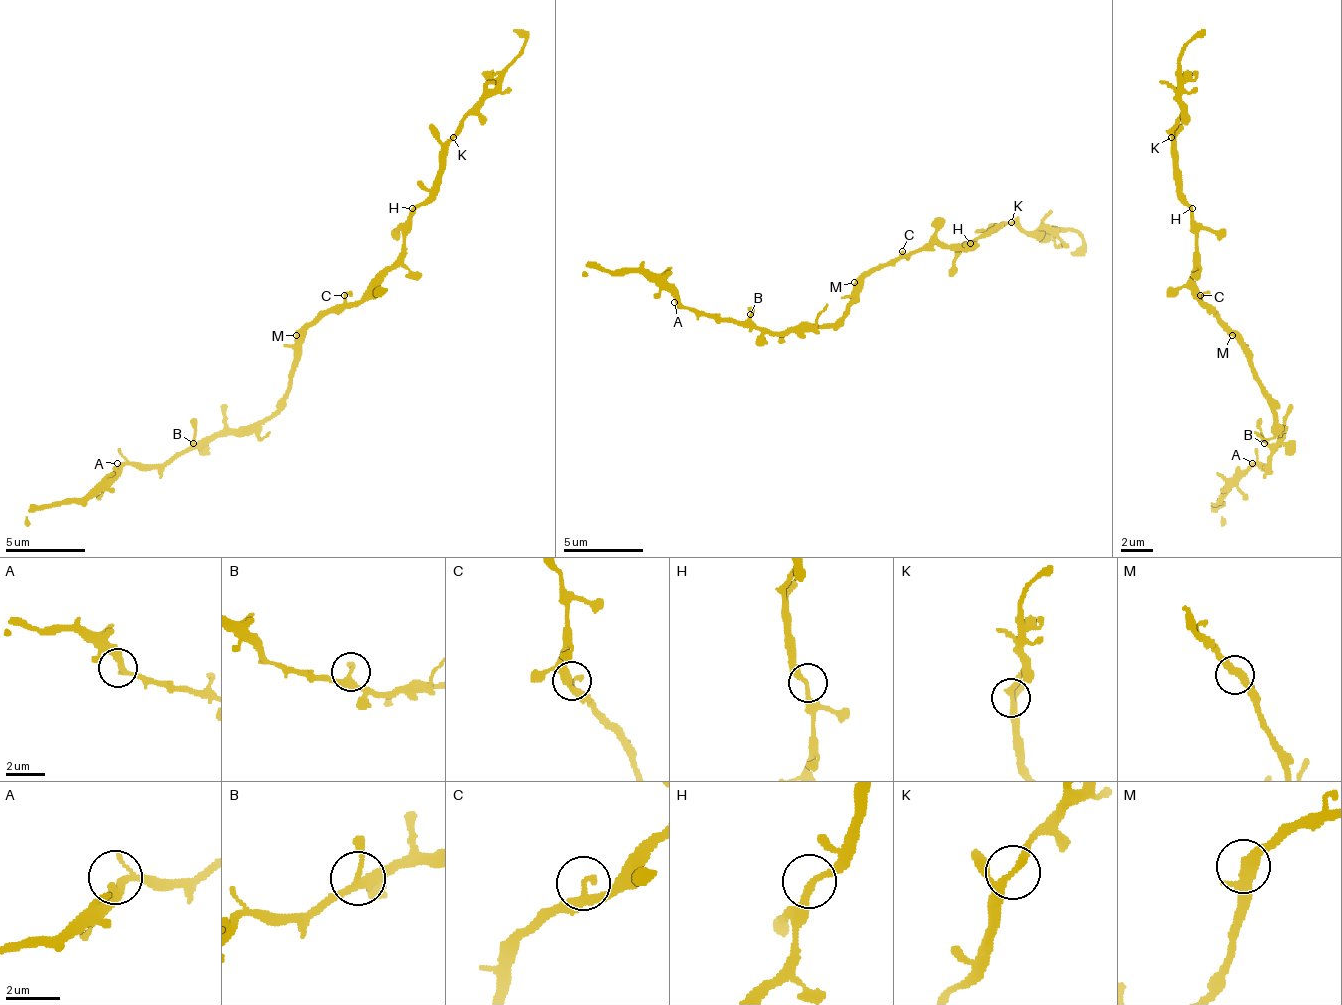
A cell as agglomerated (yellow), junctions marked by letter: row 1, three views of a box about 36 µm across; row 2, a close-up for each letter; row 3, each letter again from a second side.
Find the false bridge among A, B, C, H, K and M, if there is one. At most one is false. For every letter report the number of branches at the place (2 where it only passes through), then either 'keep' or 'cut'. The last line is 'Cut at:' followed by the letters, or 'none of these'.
A: 3 branches meet; keep
B: 3 branches meet; keep
C: 2 branches meet; keep
H: 2 branches meet; keep
K: 3 branches meet; keep
M: 3 branches meet; keep
Cut at: none of these

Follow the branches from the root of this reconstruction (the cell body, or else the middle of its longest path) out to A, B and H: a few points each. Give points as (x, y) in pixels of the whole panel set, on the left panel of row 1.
A: (304, 331), (292, 383), (269, 415), (245, 427), (229, 427), (221, 435), (205, 435), (161, 463), (117, 463)
B: (304, 331), (292, 383), (273, 411), (245, 427), (229, 427), (221, 435), (205, 435), (193, 443)
H: (304, 331), (316, 319), (340, 307), (348, 307), (396, 260), (404, 240), (404, 220), (412, 208)

